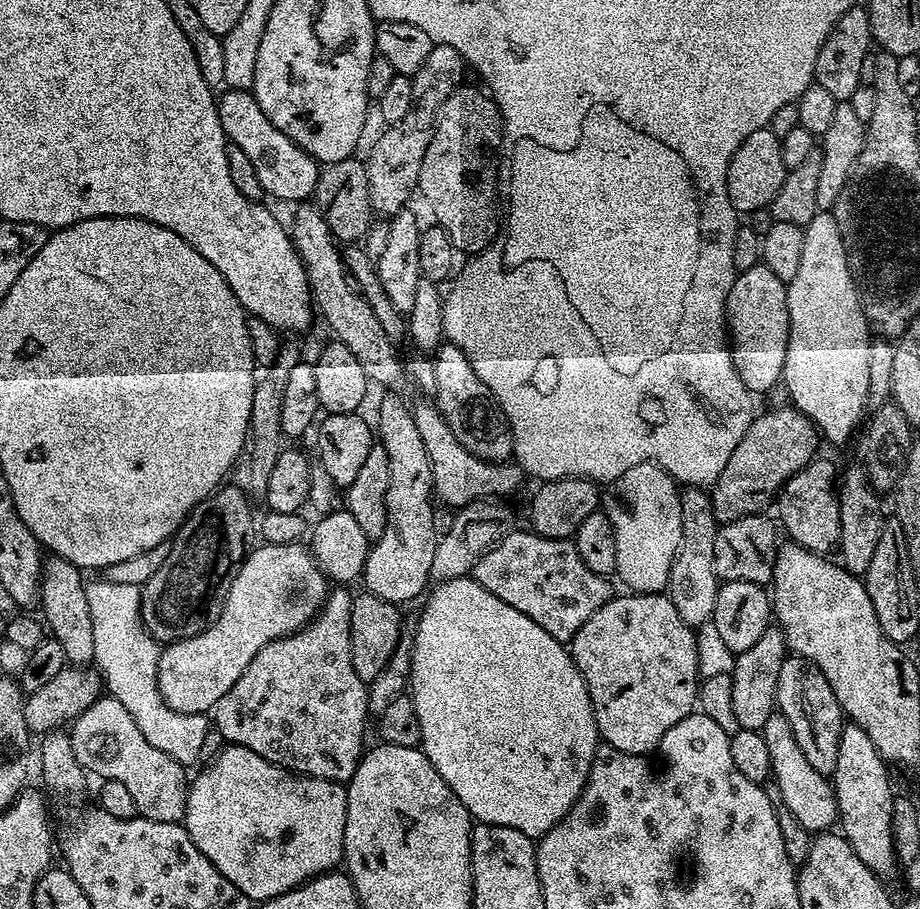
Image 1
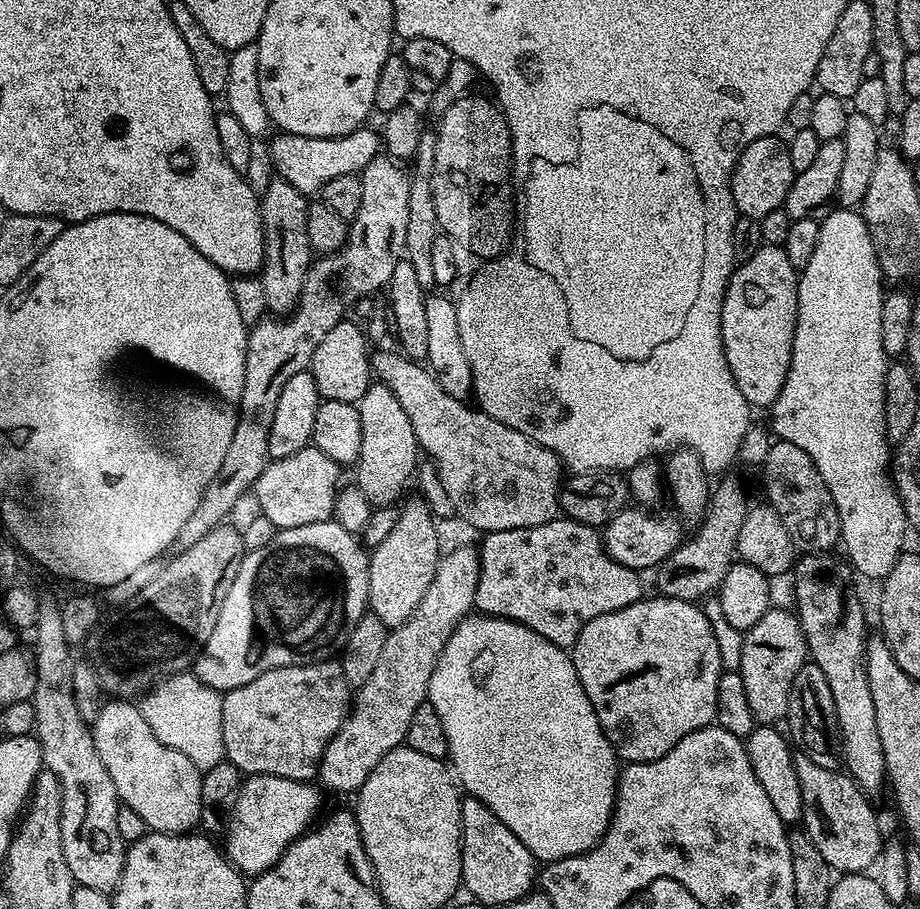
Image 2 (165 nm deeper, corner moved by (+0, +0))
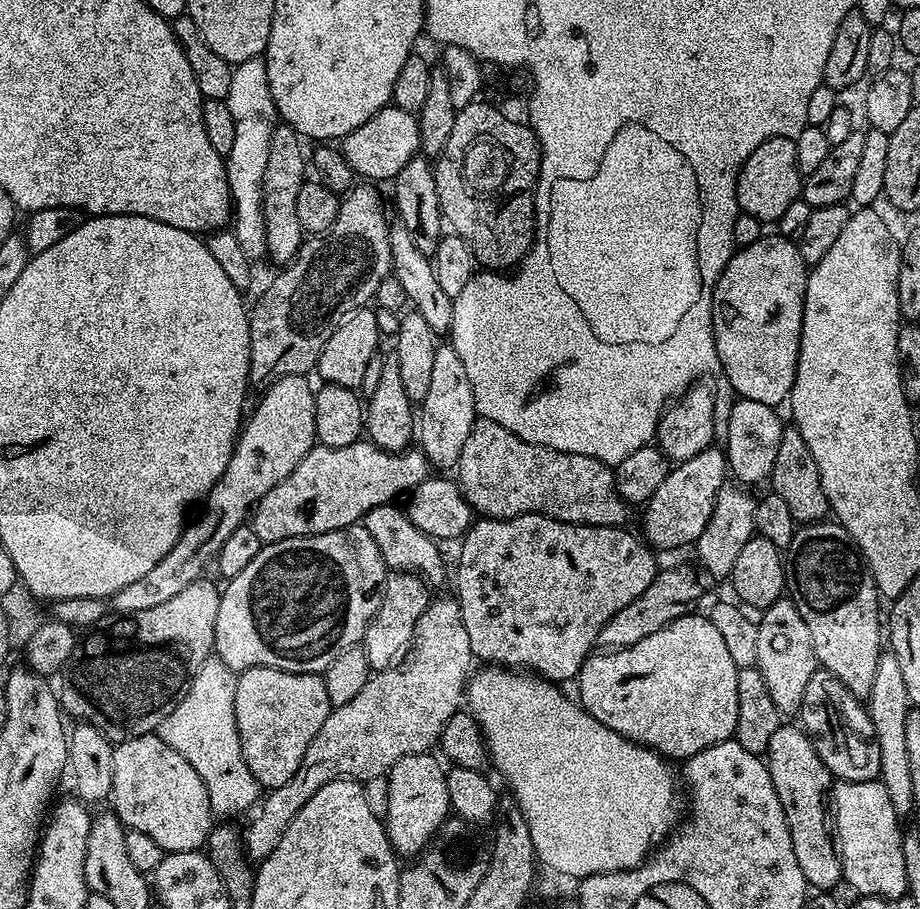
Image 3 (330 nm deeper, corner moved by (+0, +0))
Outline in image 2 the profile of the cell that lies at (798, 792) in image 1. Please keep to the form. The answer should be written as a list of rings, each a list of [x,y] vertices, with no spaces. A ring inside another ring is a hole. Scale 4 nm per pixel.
[[[797,751],[794,755],[794,766],[798,770],[798,786],[802,786],[802,802],[804,803],[803,831],[807,833],[813,845],[829,863],[836,874],[864,874],[875,865],[880,857],[882,835],[880,836],[880,820],[872,809],[869,797],[857,786],[851,776],[840,770],[826,770],[826,766],[818,766],[818,762],[810,762],[807,751]]]

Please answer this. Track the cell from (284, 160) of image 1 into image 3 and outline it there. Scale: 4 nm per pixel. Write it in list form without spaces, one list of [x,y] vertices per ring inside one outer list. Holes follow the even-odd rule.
[[[395,106],[378,110],[358,130],[343,137],[342,151],[346,162],[350,162],[353,173],[368,182],[391,182],[406,166],[406,162],[413,160],[420,152],[419,122],[413,113]]]

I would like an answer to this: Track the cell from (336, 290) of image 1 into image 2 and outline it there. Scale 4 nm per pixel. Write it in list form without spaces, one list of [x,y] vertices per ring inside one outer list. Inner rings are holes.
[[[377,351],[372,356],[372,370],[379,383],[394,390],[394,398],[406,410],[410,426],[414,426],[420,451],[435,465],[438,478],[446,486],[447,496],[454,504],[456,515],[470,522],[481,533],[487,534],[498,530],[518,530],[530,526],[542,526],[561,515],[560,490],[562,487],[562,465],[560,459],[546,446],[526,438],[518,430],[490,418],[479,407],[454,398],[438,386],[431,371],[423,363],[409,360],[399,351]]]

